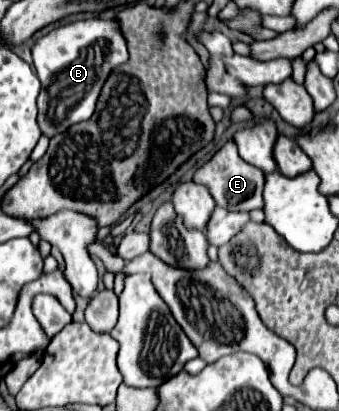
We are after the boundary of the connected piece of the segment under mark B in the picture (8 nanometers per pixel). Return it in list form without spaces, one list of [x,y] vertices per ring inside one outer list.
[[[89,18],[53,28],[31,44],[31,56],[41,80],[39,126],[41,132],[51,138],[55,132],[63,132],[71,124],[91,118],[103,80],[107,80],[113,68],[127,60],[127,44],[115,22]]]

